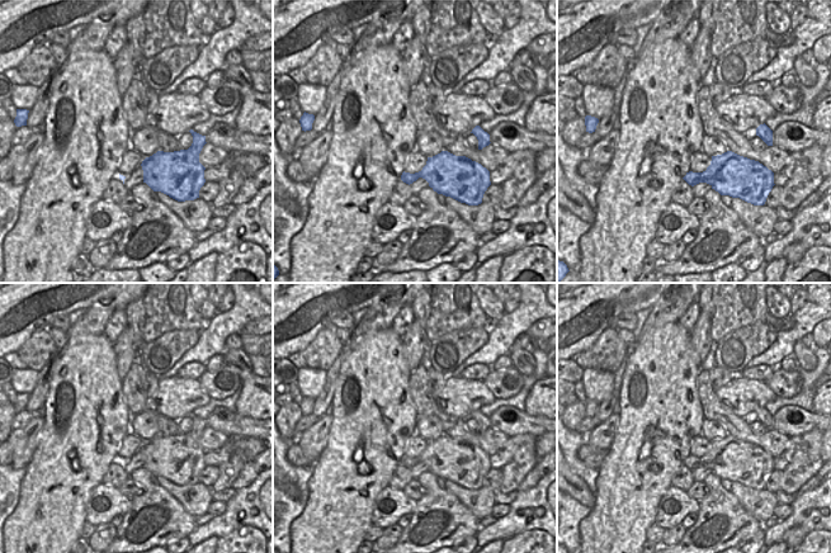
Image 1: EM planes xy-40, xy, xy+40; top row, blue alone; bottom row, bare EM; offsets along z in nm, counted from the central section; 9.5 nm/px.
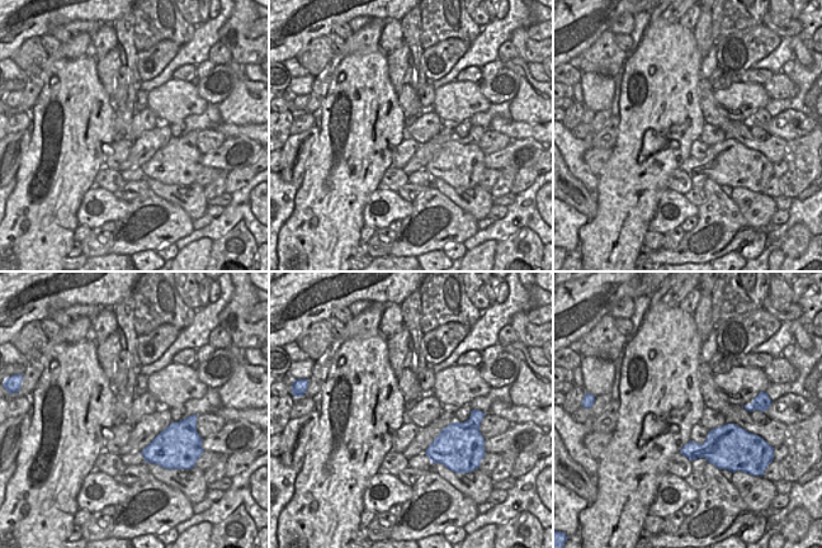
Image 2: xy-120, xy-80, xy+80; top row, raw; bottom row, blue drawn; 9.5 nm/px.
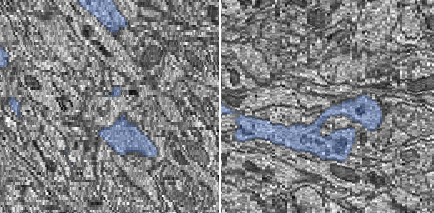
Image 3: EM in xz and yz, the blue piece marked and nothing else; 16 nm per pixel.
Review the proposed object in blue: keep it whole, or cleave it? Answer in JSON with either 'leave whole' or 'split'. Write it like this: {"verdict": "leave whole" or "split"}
{"verdict": "leave whole"}

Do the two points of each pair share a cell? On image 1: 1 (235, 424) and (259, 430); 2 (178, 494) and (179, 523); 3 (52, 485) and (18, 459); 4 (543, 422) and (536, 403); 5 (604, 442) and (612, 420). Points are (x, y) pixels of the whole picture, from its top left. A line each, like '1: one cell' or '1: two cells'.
1: one cell
2: two cells
3: two cells
4: two cells
5: one cell

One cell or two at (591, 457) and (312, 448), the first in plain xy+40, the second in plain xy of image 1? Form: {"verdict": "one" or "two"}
{"verdict": "two"}

